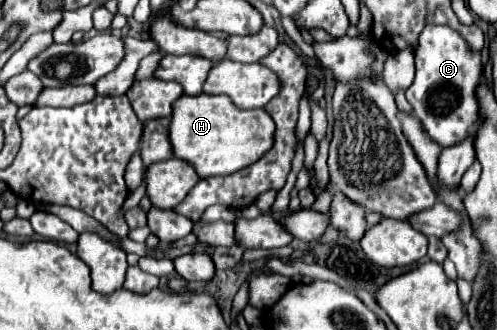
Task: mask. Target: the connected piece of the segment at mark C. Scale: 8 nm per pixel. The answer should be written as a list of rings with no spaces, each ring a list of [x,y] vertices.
[[[439,24],[425,26],[415,48],[415,80],[405,96],[425,132],[443,148],[465,140],[469,126],[479,120],[477,86],[481,76],[481,52],[469,52],[465,38],[457,30]]]

